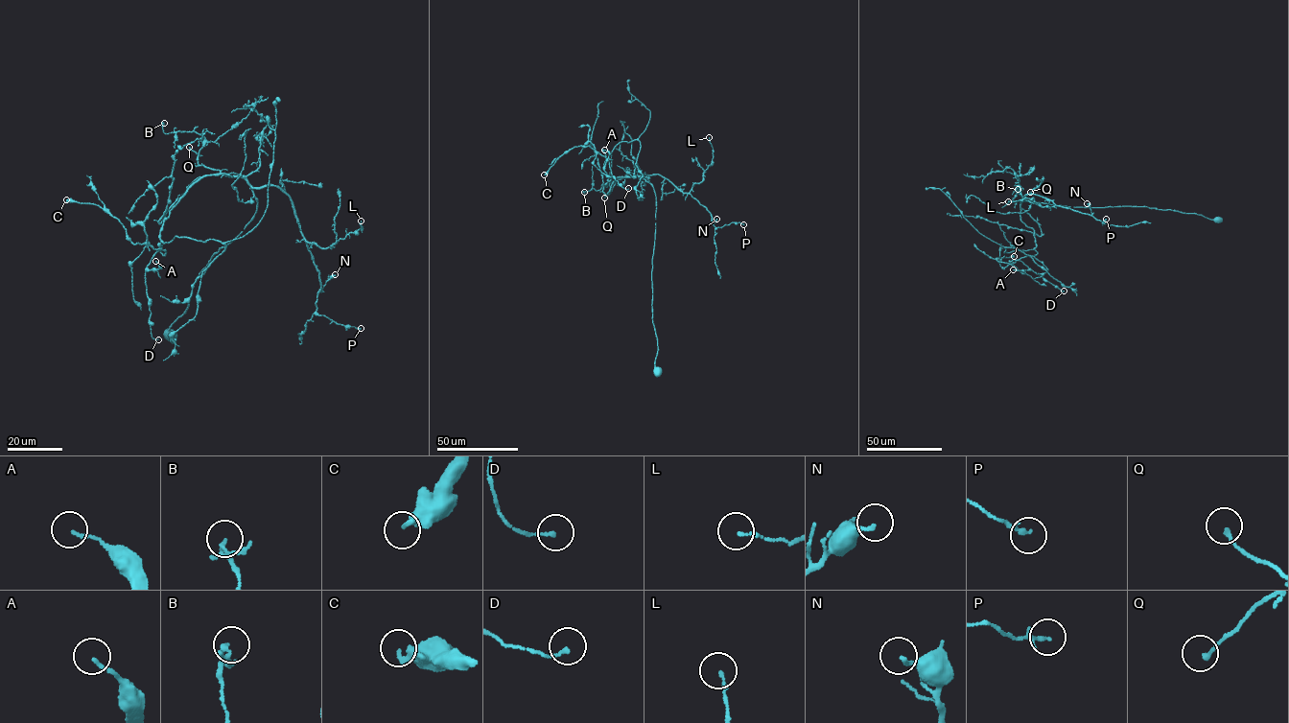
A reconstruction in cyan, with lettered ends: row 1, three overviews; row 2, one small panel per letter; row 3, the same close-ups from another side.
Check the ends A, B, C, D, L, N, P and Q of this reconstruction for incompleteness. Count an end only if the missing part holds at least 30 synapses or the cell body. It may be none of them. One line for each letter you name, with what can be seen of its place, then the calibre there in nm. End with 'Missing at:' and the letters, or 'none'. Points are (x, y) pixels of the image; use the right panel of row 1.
Missing at: none

